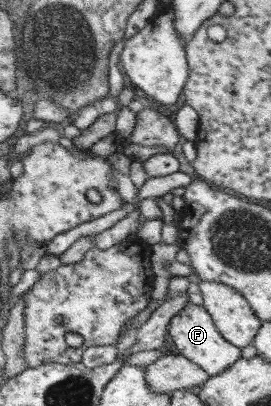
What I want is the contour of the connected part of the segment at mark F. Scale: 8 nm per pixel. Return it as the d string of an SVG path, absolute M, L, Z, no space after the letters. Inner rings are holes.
M191 303L186 306L183 312L178 312L170 324L170 334L180 352L189 360L200 364L212 377L222 375L243 358L242 348L223 336L214 316L204 305Z

